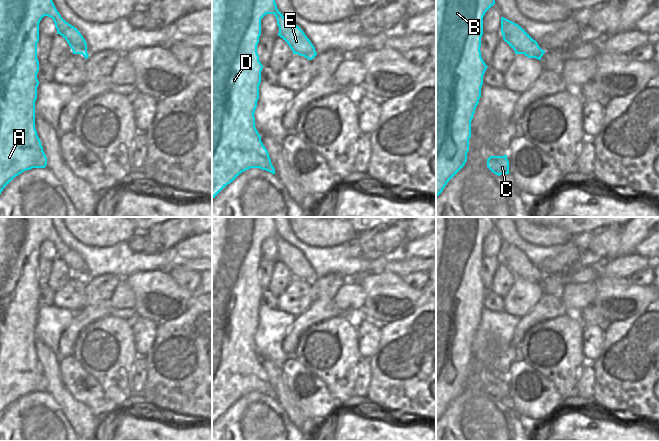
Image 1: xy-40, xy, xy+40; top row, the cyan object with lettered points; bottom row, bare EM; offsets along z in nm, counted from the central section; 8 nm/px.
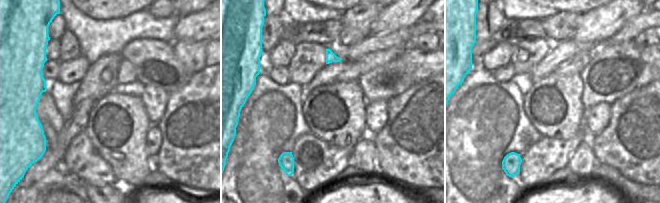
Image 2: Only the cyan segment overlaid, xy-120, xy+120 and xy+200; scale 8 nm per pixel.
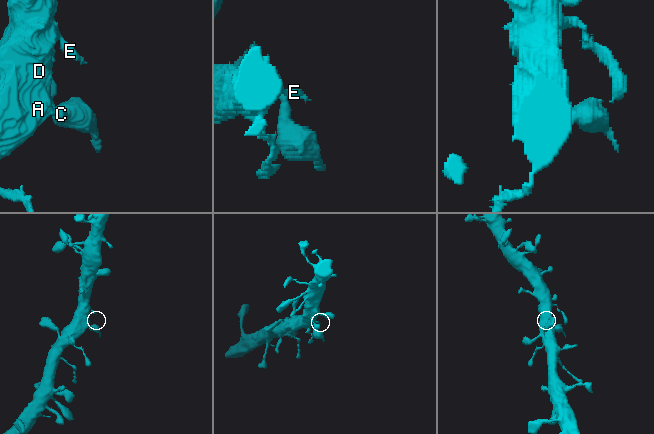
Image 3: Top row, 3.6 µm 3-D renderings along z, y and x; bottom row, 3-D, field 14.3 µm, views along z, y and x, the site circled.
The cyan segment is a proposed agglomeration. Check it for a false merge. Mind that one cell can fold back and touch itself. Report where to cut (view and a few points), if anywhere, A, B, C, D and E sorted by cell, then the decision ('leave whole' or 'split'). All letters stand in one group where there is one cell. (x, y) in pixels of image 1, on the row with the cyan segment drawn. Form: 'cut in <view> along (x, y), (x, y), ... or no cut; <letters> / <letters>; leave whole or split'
no cut; A B C D E; leave whole

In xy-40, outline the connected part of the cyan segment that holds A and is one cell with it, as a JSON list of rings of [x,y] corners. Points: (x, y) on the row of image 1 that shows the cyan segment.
[[[0,0],[0,194],[22,172],[47,165],[35,129],[39,85],[37,43],[39,23],[44,16],[53,19],[57,34],[67,41],[73,54],[82,54],[85,59],[89,57],[85,39],[77,28],[61,17],[52,0]]]

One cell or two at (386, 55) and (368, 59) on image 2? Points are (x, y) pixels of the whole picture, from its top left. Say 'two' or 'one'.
one

